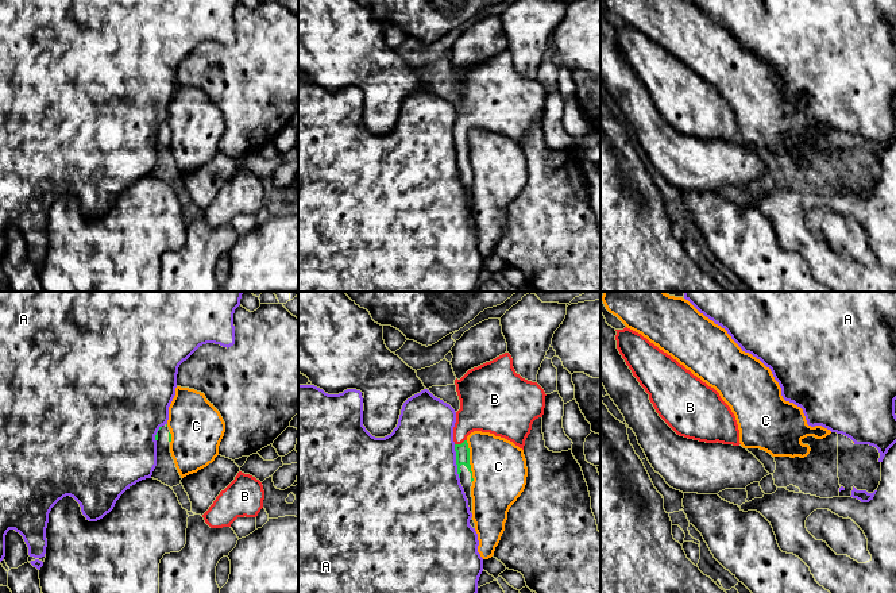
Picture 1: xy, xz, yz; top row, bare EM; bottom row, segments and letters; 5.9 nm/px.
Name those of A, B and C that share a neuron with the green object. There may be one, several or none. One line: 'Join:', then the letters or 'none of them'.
Join: B

